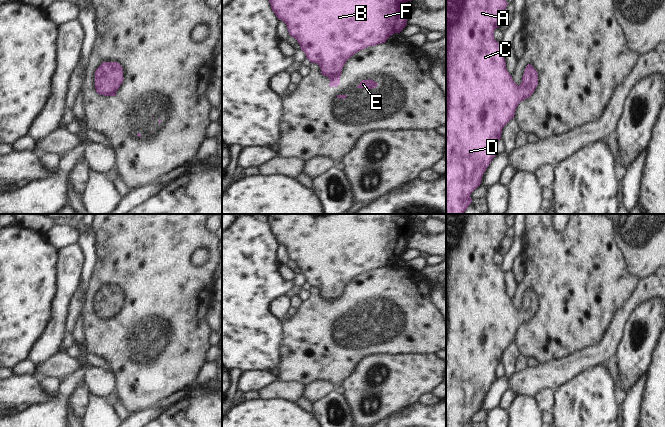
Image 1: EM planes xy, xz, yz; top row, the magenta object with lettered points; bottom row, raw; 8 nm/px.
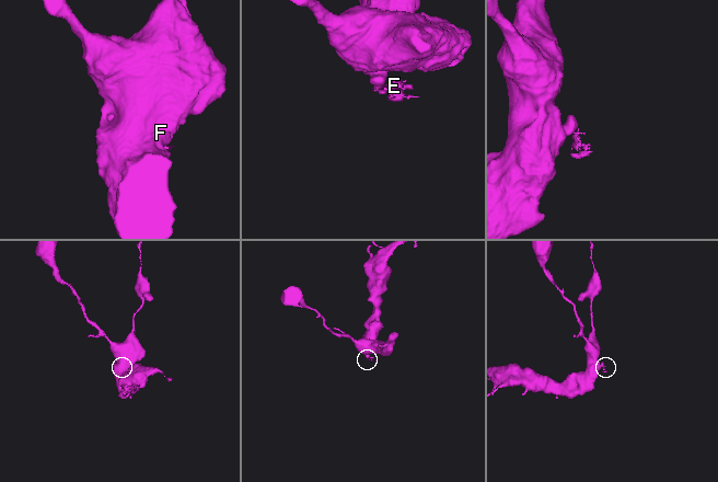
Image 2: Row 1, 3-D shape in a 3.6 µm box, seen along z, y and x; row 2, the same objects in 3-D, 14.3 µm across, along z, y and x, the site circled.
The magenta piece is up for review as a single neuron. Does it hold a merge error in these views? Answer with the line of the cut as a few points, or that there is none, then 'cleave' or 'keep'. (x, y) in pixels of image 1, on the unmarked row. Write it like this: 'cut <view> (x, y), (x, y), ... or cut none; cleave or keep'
cut xz (341, 294), (335, 299), (327, 300); cleave

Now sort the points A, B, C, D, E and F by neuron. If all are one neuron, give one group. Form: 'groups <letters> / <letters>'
groups A B C D F / E

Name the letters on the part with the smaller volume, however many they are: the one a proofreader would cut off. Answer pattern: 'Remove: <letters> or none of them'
Remove: E

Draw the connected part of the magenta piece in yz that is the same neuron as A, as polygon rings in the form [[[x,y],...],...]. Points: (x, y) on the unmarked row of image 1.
[[[446,214],[446,427],[471,427],[471,417],[481,408],[484,396],[496,380],[496,367],[501,363],[504,350],[514,342],[517,330],[529,322],[538,309],[538,297],[531,288],[525,292],[522,306],[518,310],[506,293],[504,272],[494,263],[494,255],[500,249],[500,243],[506,236],[507,214]]]

